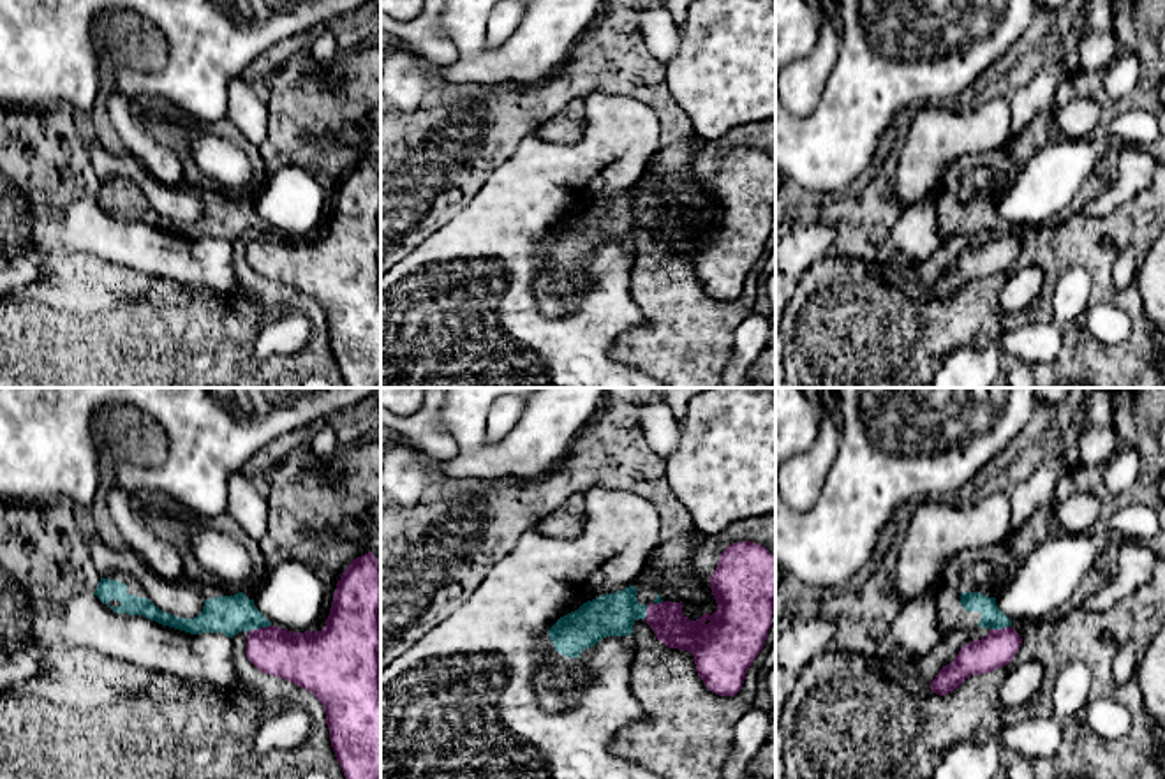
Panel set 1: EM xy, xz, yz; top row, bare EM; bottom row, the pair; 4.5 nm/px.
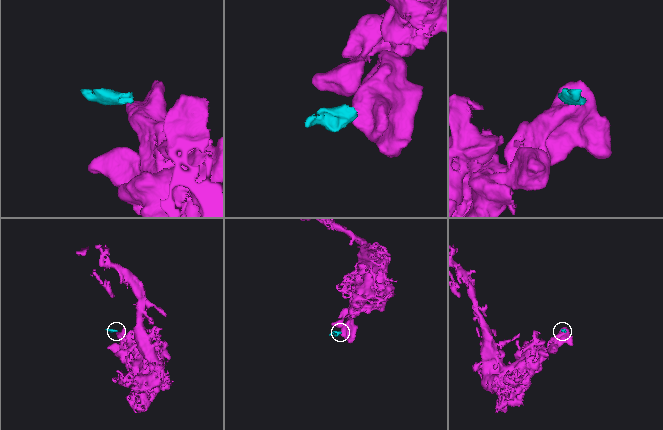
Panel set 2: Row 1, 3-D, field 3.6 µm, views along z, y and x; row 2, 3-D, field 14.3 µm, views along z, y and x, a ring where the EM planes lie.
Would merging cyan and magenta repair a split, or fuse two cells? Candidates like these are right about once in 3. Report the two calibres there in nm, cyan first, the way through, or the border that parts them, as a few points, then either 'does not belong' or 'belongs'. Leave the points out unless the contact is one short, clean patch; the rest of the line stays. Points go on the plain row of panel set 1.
calibres 180 and 240 nm; border xy (270, 229), (247, 237); does not belong

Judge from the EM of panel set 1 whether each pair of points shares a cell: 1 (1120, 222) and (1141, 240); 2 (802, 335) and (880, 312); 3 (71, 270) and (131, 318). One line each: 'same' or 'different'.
1: same
2: same
3: same

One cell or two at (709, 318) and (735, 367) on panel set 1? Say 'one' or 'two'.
two

